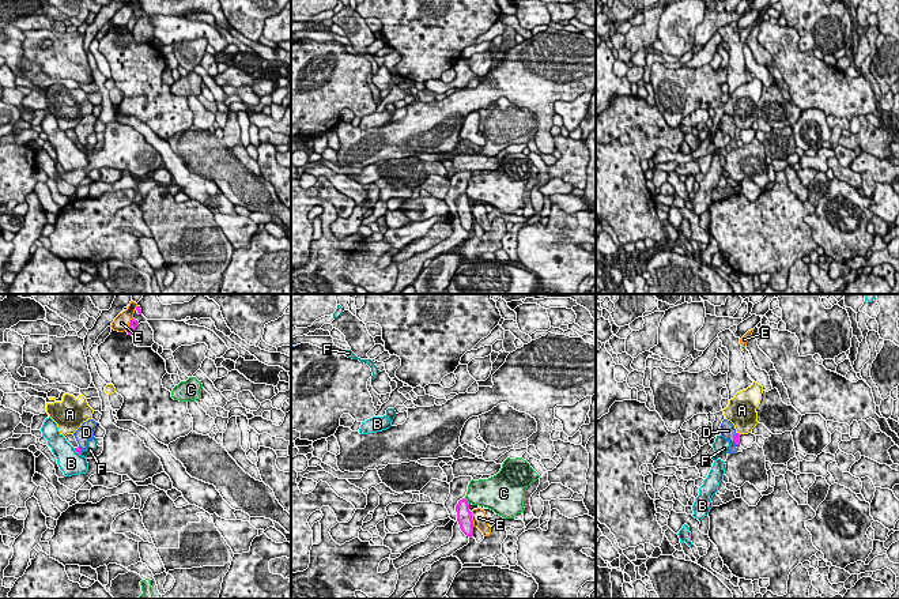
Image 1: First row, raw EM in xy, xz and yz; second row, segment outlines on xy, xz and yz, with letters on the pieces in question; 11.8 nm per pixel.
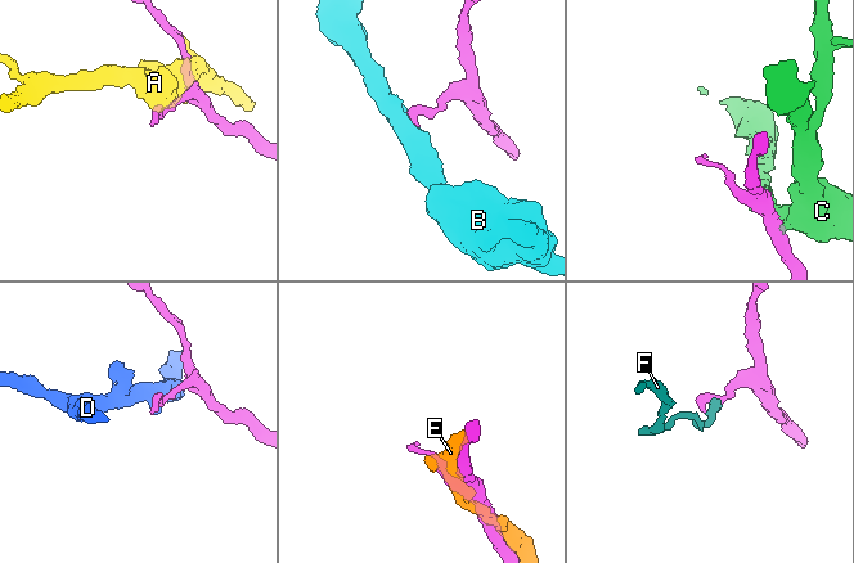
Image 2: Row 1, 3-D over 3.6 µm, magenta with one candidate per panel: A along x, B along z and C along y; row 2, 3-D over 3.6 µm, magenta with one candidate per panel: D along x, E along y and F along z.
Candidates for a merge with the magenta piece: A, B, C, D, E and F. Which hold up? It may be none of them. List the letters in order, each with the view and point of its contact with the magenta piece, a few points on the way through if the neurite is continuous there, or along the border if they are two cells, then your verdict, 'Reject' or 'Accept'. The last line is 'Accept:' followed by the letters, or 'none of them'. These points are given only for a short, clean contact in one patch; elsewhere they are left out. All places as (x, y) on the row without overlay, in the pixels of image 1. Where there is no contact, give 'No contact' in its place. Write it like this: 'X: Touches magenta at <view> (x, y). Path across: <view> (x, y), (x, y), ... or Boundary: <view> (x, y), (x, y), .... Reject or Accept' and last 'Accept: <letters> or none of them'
A: Touches magenta at yz (739, 128). Reject
B: Touches magenta at xy (76, 146). Boundary: xy (74, 143), (79, 150). Reject
C: Touches magenta at xz (467, 196). Reject
D: Touches magenta at yz (735, 134). Boundary: yz (736, 128), (735, 139). Reject
E: Touches magenta at xz (471, 214). Reject
F: Touches magenta at xy (80, 147). Path across: xy (78, 144), (80, 147), (91, 139). Accept
Accept: F

